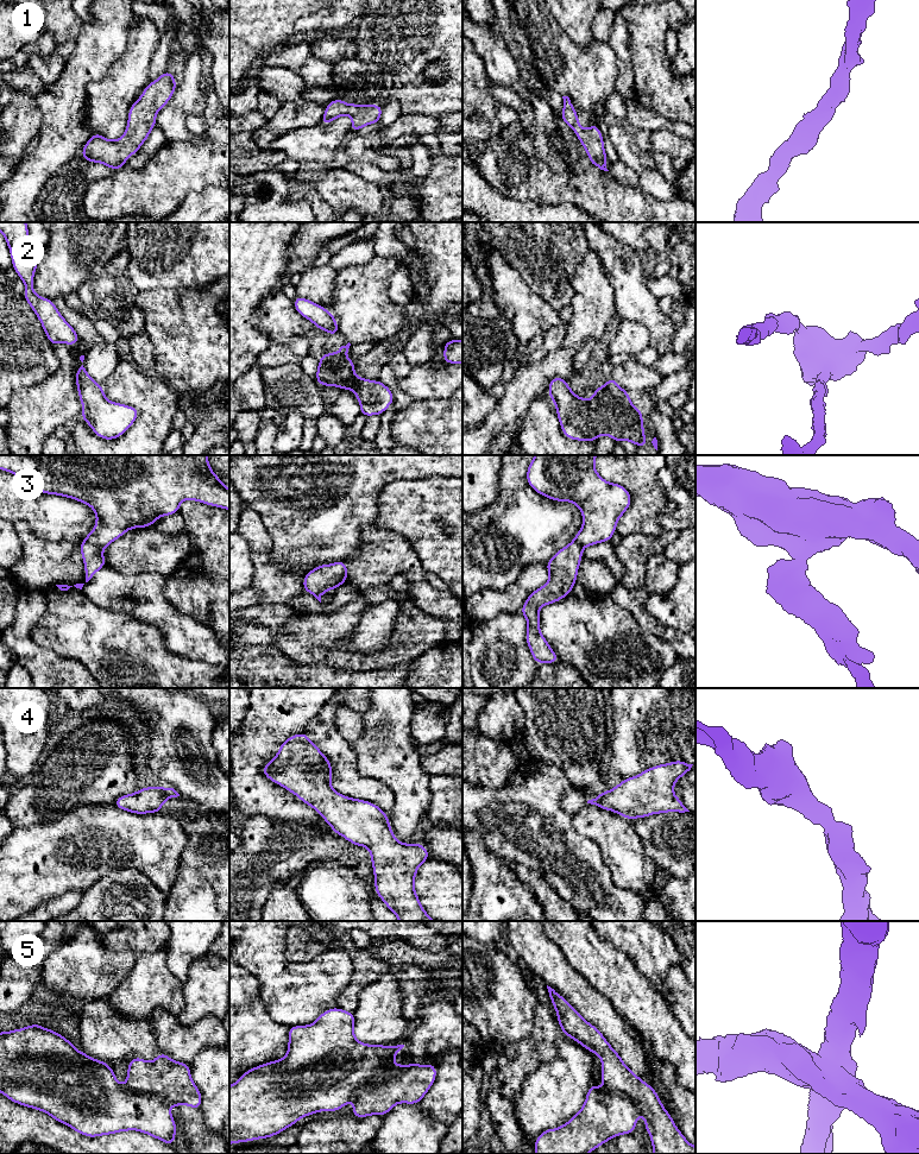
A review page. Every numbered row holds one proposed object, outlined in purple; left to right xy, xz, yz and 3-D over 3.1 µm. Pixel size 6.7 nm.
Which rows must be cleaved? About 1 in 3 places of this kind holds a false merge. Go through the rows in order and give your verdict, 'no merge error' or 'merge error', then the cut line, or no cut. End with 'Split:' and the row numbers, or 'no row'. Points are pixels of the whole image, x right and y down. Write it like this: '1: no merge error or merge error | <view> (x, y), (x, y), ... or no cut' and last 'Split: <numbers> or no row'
1: no merge error | no cut
2: no merge error | no cut
3: merge error | xy (82, 541), (88, 541), (101, 549)
4: no merge error | no cut
5: merge error | xz (394, 1065), (379, 1082), (360, 1086), (352, 1097)
Split: 3, 5

